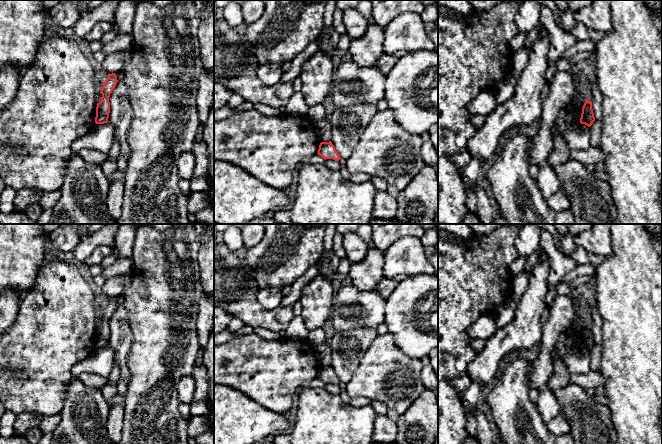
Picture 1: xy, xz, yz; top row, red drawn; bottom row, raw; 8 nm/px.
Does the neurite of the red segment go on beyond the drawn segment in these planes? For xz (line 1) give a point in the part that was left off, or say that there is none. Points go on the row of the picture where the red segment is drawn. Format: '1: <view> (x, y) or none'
1: none

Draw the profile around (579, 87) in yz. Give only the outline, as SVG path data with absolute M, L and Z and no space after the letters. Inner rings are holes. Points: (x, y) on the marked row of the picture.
M573 82L573 83L574 83L575 90L579 91L581 96L582 96L582 98L583 98L582 103L574 106L577 109L578 113L579 113L579 120L580 120L581 113L582 113L582 107L583 107L586 99L587 99L587 94L585 93L584 84L580 84L578 82Z

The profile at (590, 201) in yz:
M570 160L552 168L560 182L559 190L569 196L569 209L573 214L573 224L620 224L607 181L597 178L577 160Z

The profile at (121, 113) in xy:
M123 70L116 73L117 84L109 97L110 113L108 122L115 128L115 138L120 144L120 154L126 159L131 156L127 133L131 126L133 110L128 98L128 85Z

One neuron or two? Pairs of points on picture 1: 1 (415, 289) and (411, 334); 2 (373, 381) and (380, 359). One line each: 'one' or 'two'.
1: one
2: one

